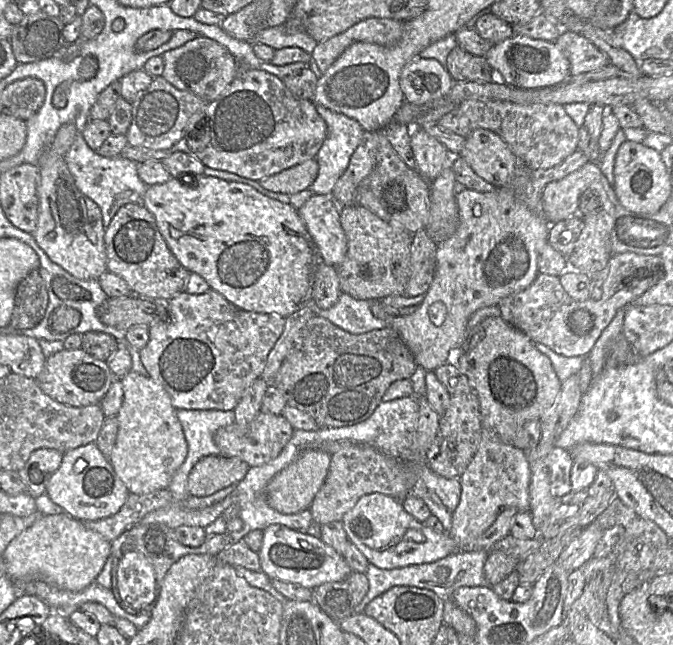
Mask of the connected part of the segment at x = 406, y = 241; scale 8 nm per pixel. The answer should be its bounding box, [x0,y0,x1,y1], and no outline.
[336,204,413,300]

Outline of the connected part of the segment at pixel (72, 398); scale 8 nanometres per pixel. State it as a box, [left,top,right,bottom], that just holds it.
[34,348,116,407]

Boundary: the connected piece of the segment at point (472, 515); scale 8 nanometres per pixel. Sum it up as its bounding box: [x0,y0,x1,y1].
[447,428,531,551]

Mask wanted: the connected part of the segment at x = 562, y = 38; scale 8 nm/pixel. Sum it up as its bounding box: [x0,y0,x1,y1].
[554,31,611,75]

